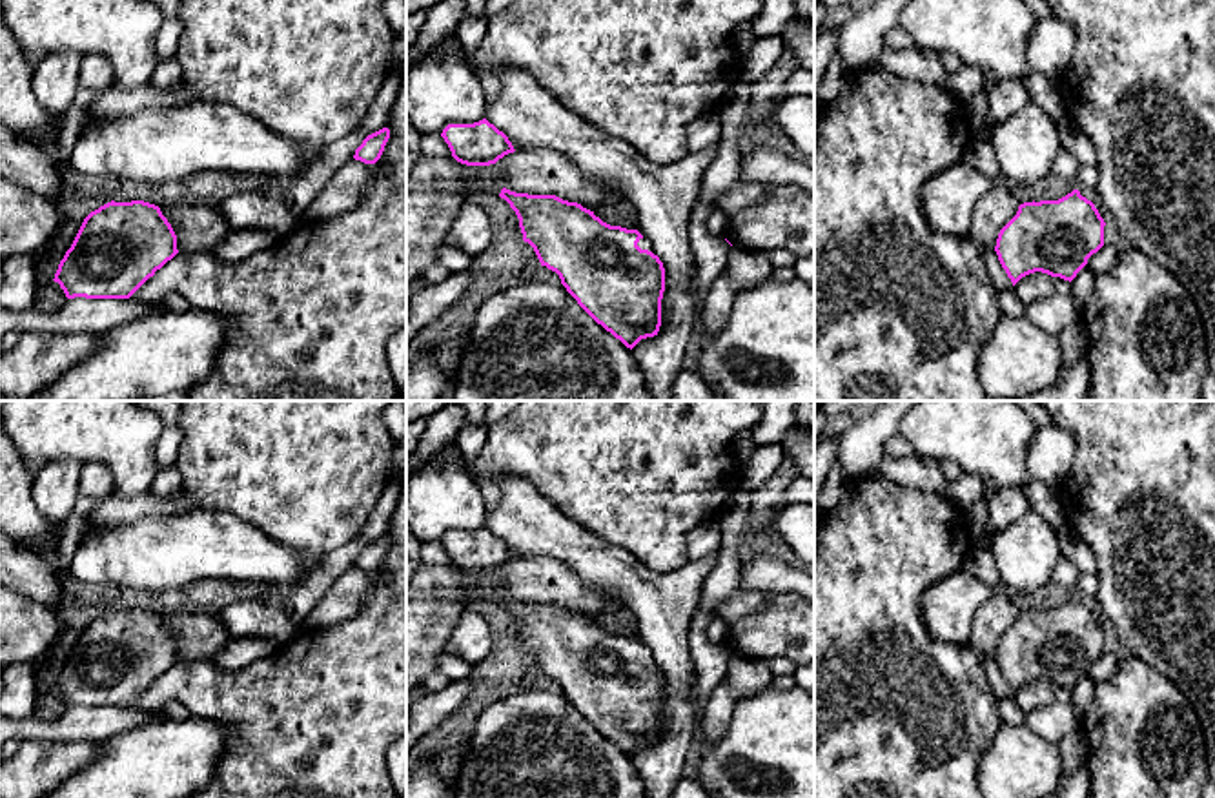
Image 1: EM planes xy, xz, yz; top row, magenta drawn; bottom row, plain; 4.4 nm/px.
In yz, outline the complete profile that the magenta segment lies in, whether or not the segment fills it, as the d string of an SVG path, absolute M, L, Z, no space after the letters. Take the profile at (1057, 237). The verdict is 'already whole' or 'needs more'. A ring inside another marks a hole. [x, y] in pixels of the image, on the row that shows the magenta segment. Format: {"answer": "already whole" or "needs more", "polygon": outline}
{"answer": "already whole", "polygon": "M1073 189L1058 200L1020 204L995 251L1013 286L1035 271L1071 282L1104 246L1104 226L1095 204Z"}

